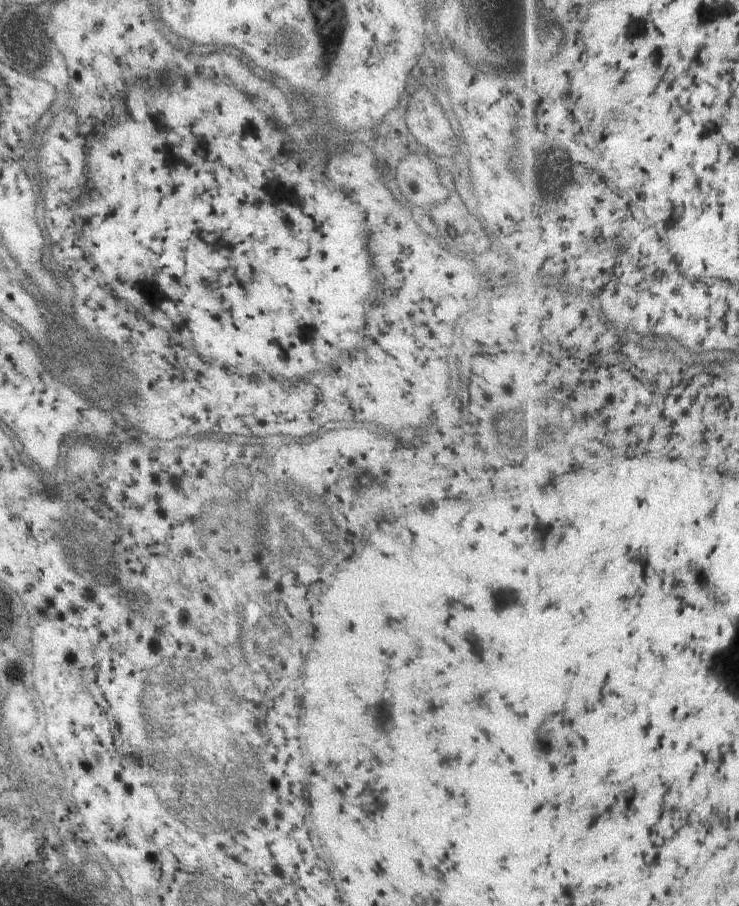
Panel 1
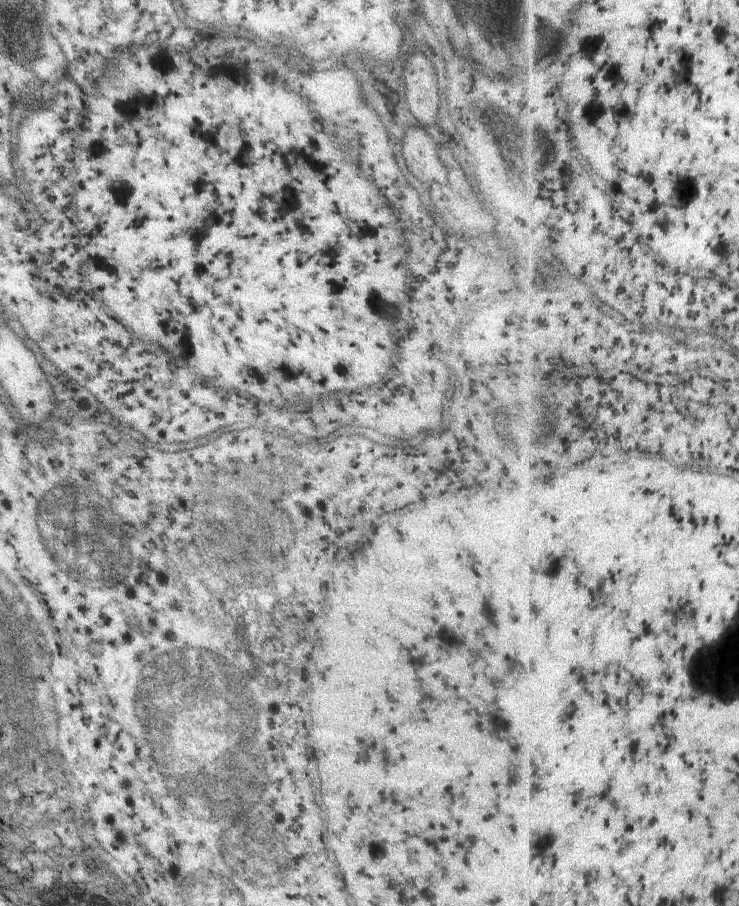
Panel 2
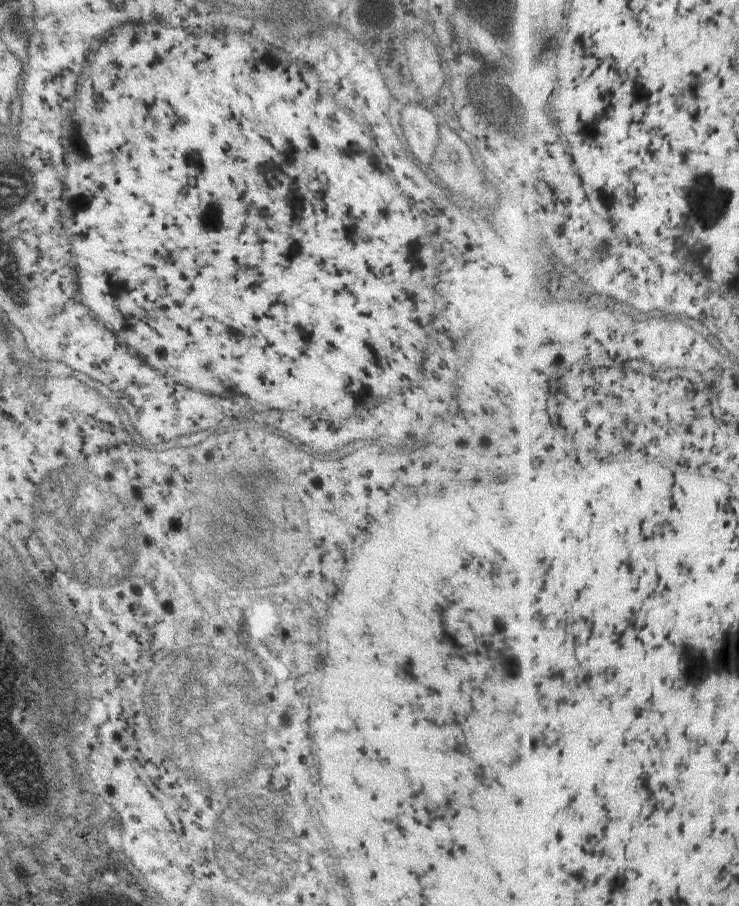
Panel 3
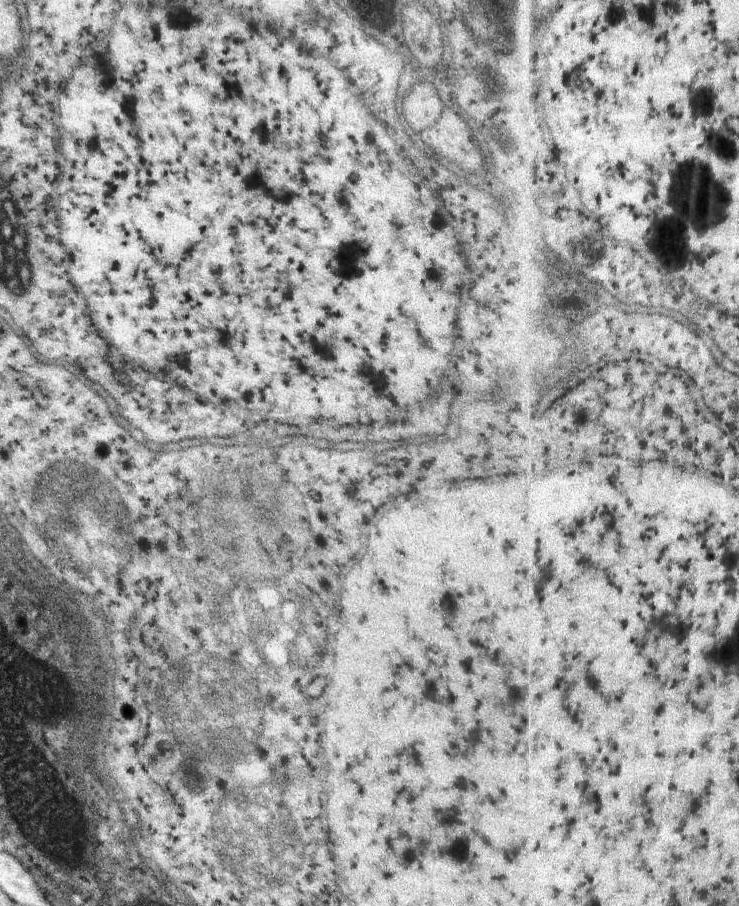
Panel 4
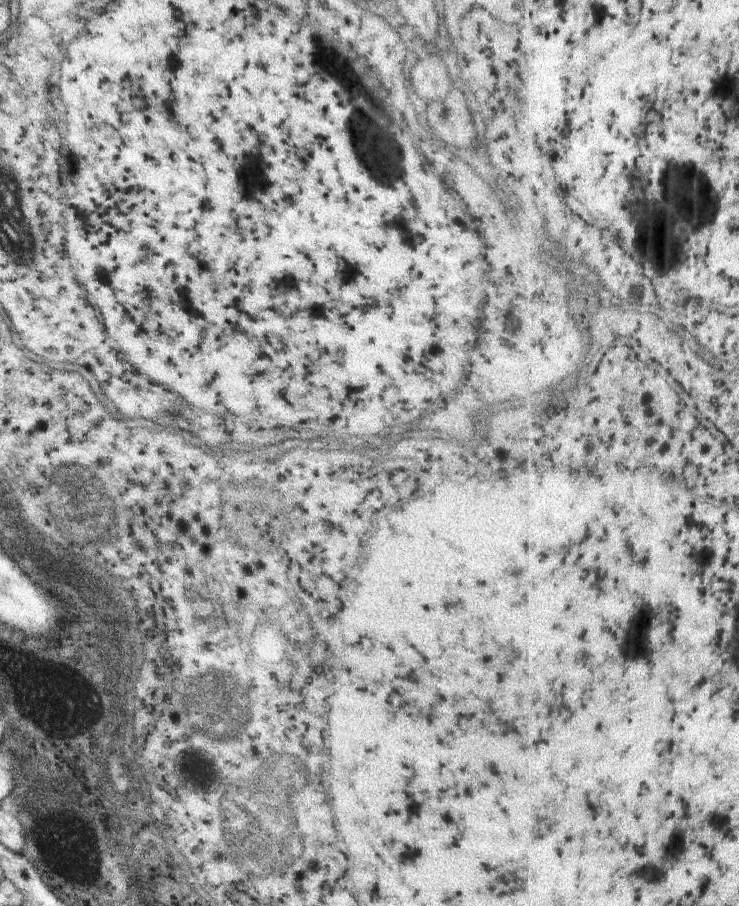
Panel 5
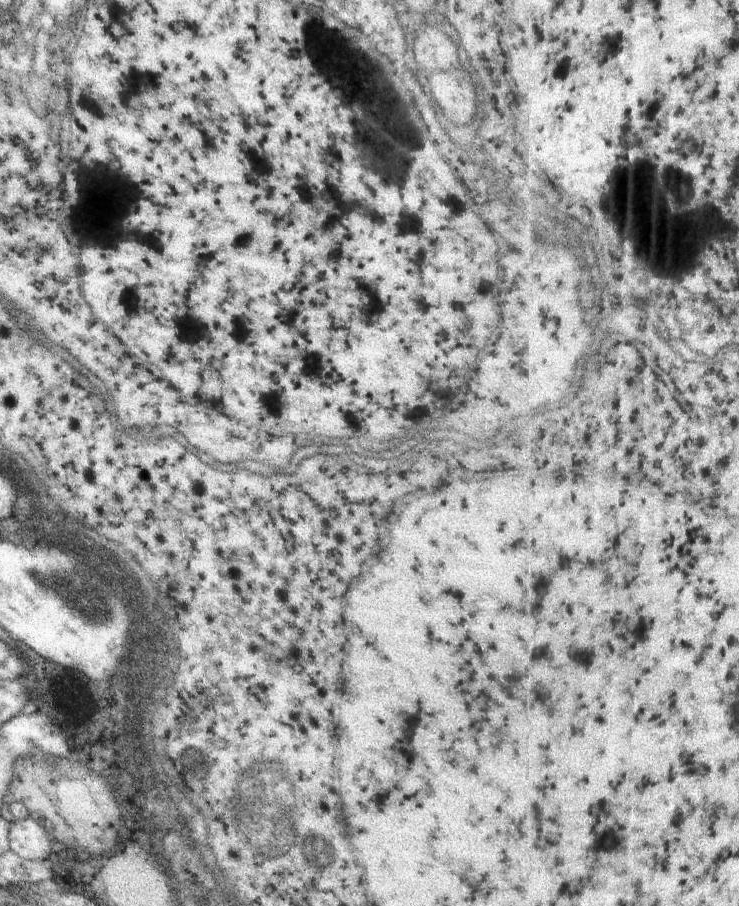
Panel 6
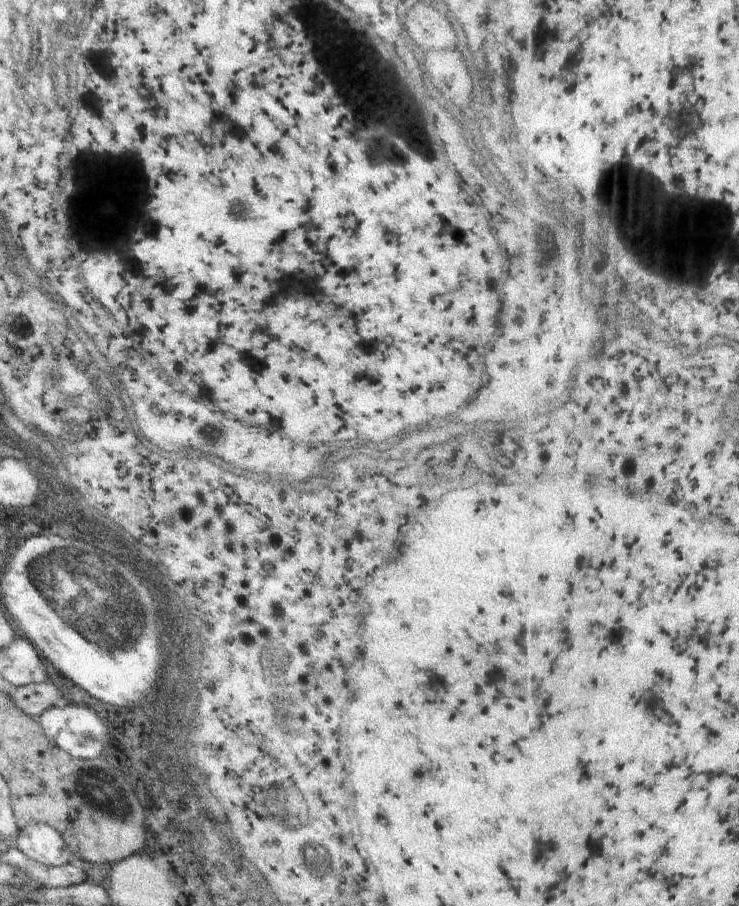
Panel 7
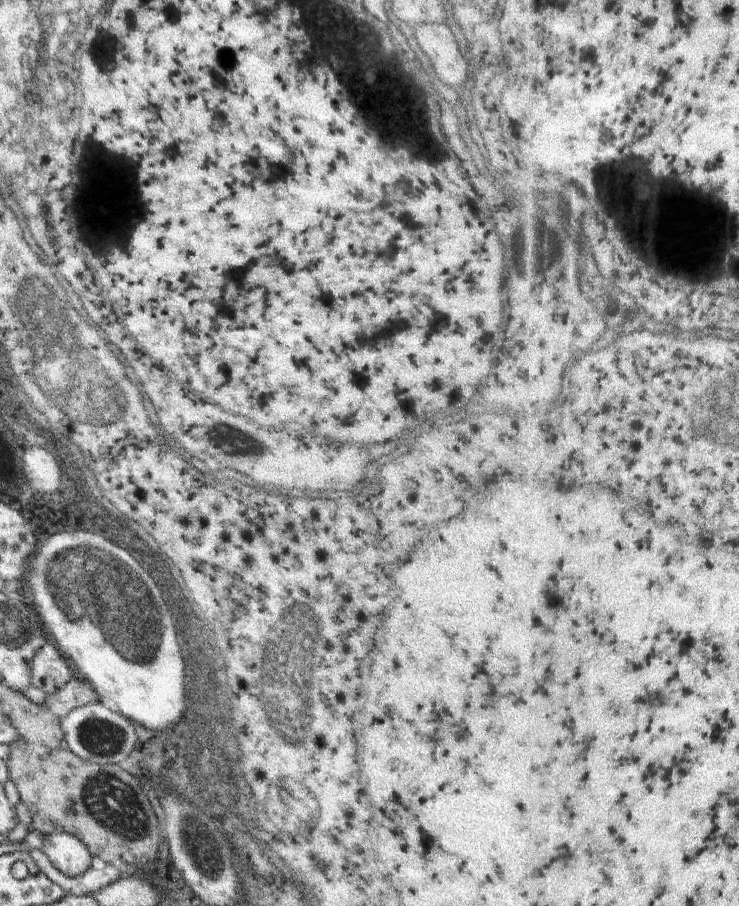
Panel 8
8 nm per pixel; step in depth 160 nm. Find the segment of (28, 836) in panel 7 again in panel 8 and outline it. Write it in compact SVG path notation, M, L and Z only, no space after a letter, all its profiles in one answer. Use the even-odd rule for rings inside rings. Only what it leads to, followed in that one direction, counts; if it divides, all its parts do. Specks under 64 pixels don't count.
M55 832L44 835L42 852L54 866L69 877L82 876L91 867L91 852L75 836Z

